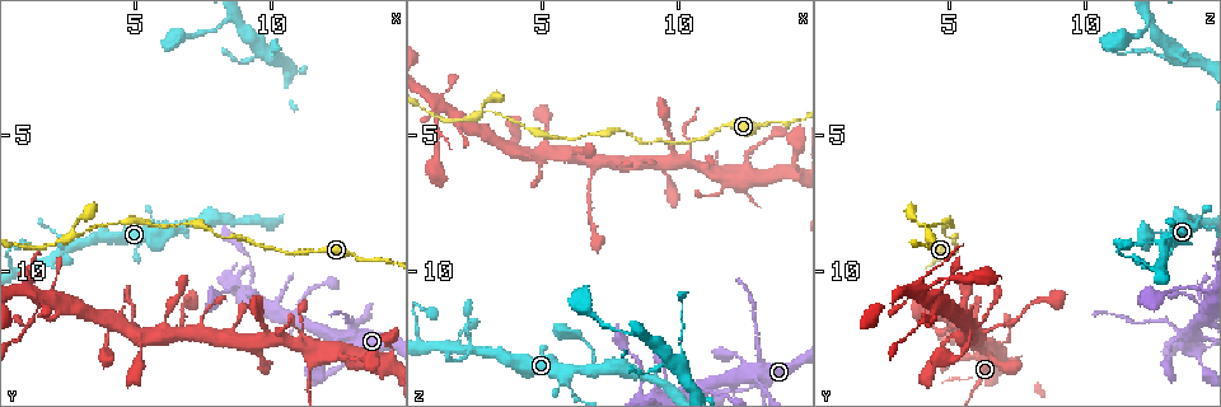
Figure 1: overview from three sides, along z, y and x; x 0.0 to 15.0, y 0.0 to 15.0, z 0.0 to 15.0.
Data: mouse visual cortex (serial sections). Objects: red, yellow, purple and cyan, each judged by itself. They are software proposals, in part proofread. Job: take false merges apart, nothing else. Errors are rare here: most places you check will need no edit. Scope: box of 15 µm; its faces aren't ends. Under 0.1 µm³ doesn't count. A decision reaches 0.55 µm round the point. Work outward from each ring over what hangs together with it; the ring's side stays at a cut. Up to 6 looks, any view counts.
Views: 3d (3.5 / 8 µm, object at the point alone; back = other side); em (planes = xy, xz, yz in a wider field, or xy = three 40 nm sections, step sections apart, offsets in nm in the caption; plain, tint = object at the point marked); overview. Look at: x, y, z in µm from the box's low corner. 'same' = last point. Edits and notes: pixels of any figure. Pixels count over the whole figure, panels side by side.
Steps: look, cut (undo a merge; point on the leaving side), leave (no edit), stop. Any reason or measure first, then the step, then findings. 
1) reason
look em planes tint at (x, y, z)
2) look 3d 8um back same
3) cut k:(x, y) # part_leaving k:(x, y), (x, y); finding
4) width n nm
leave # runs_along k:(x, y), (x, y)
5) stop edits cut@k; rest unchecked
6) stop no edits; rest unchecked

arms run side by side
look 3d 3.5um at (12.6, 12.5, 13.5)

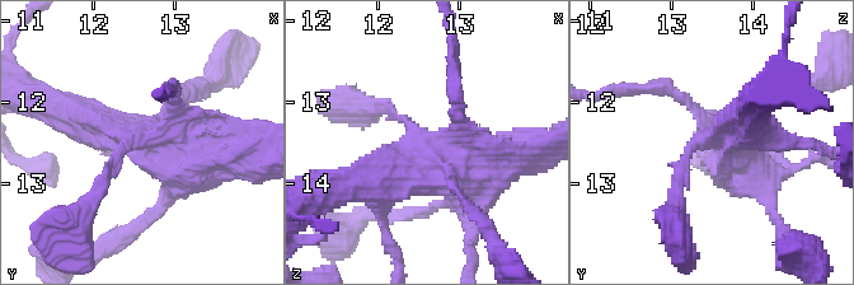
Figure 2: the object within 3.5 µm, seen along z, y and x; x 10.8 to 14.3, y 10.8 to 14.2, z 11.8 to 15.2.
look em xy step 2 tint at (12.55, 12.40, 13.65)

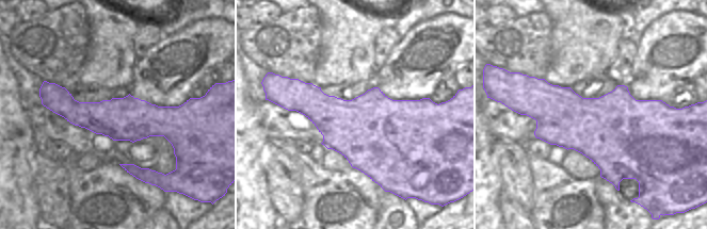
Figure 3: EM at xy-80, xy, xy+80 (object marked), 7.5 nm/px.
look em xy step 3 tint same

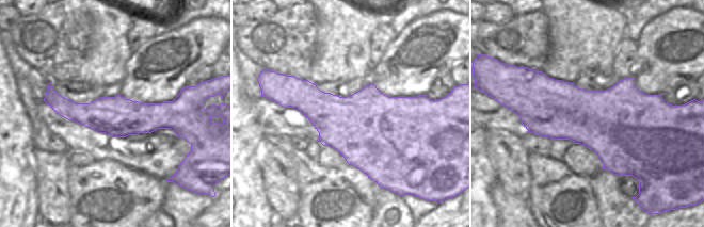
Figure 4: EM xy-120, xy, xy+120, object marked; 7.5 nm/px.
width 600 nm
leave # runs_along 2:(231, 150), (181, 154), (75, 115); one cell here

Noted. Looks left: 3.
sudden change in width
look 3d 3.5um back at (9.9, 12.5, 5.9)

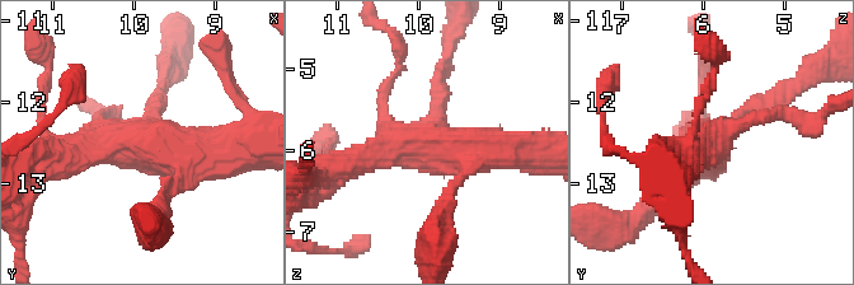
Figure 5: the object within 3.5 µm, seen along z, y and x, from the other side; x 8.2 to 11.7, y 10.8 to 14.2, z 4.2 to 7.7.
now the EM
look em xy step 5 plain at (9.95, 12.50, 5.95)

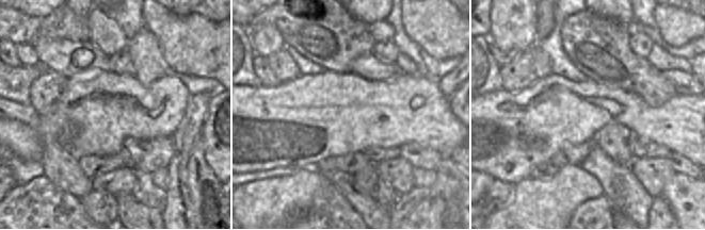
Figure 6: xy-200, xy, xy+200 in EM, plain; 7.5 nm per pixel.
where the object lies
look em xy step 5 tint same

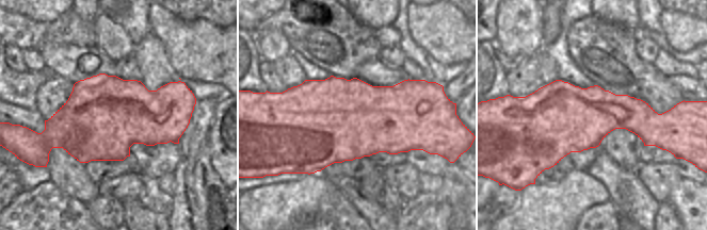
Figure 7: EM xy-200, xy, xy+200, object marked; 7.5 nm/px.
leave # continuous, no second cell

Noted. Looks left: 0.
stop no edits; rest unchecked

